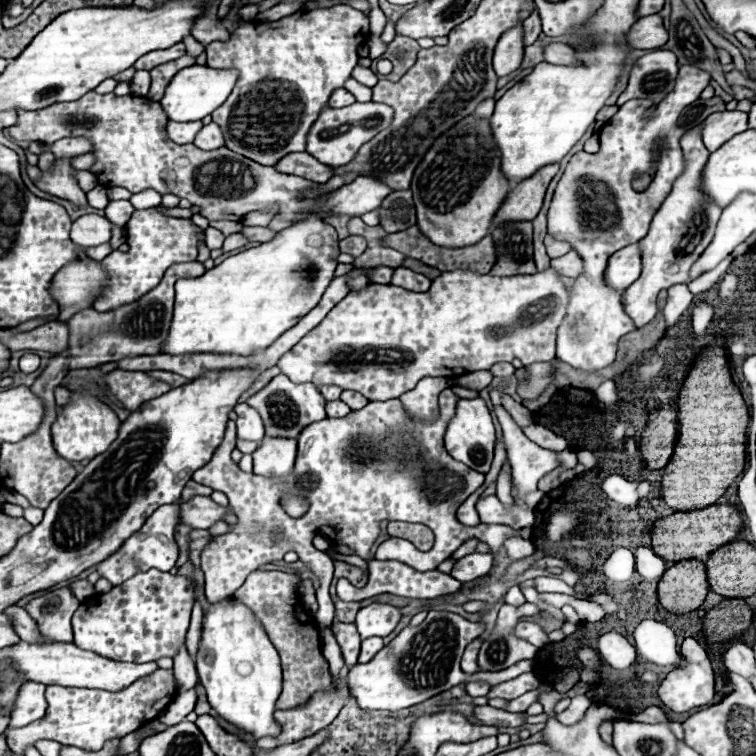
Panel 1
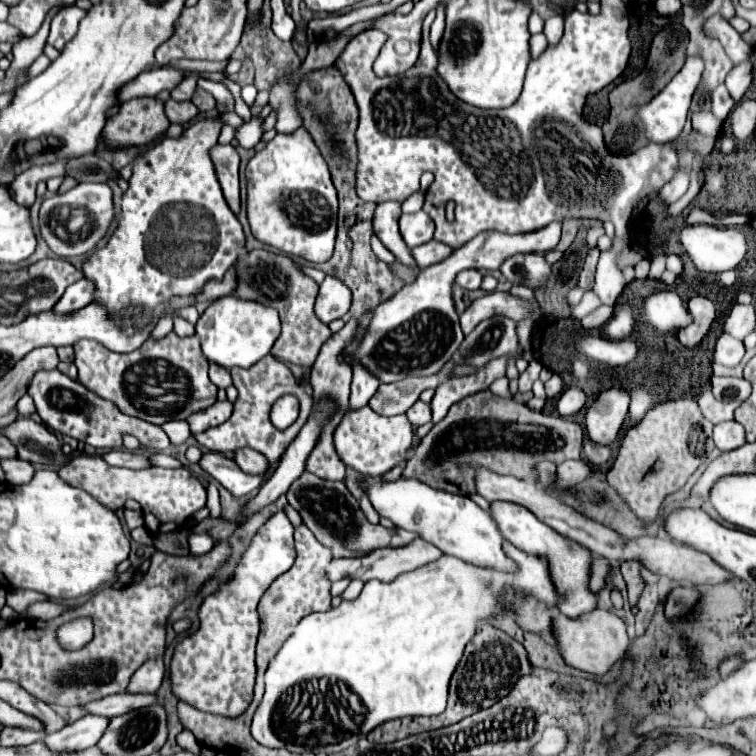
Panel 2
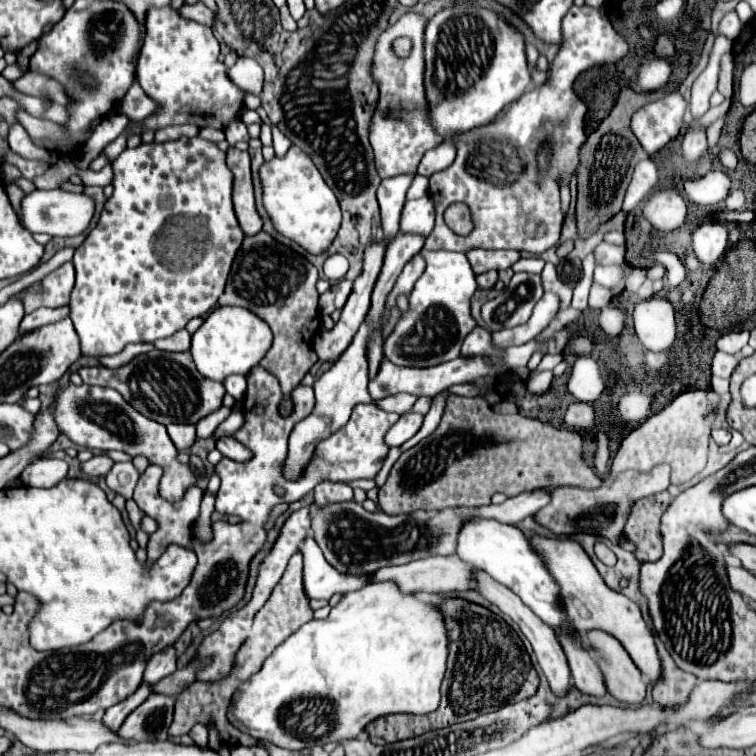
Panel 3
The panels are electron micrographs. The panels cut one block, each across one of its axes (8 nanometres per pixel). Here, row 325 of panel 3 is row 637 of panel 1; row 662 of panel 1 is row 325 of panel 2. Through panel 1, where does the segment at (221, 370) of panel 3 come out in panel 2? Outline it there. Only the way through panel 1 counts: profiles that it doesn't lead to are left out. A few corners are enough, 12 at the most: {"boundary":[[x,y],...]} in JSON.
{"boundary":[[214,300],[196,334],[210,362],[250,368],[280,336],[274,308]]}

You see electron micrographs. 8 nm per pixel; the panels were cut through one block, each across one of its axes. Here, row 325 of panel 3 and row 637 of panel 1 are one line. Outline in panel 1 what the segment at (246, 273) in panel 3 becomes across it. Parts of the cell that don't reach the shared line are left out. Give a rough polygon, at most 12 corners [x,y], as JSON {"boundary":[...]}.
{"boundary":[[254,570],[232,594],[282,658],[278,710],[330,684],[298,574]]}

